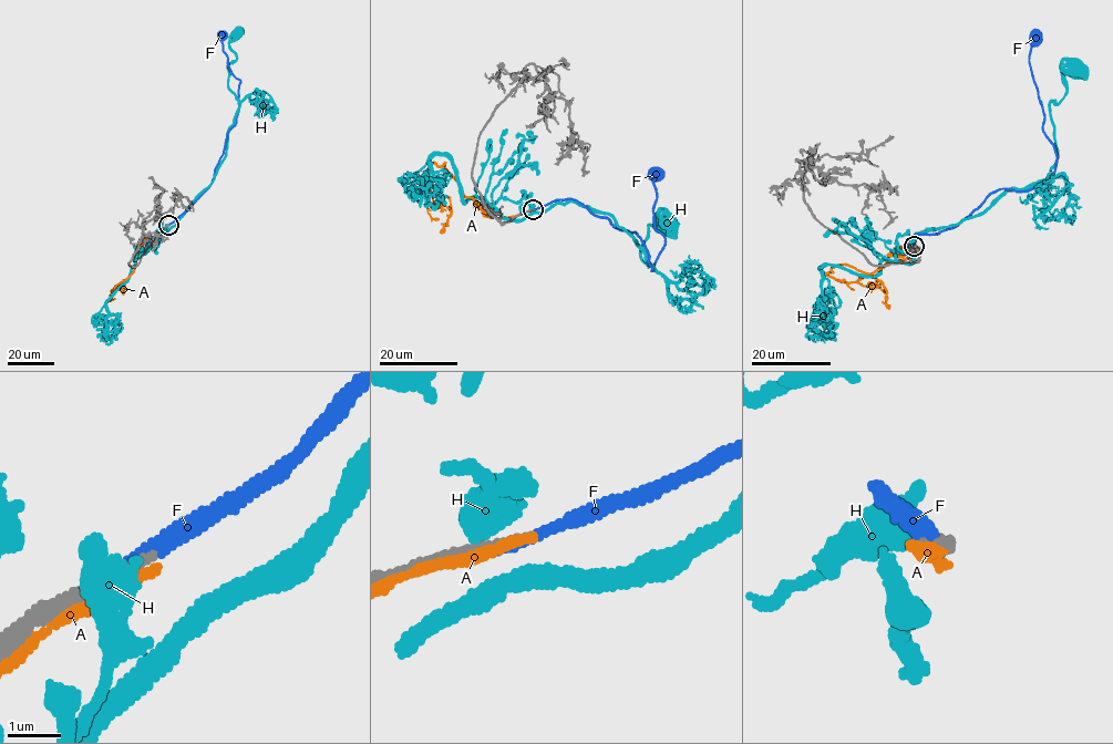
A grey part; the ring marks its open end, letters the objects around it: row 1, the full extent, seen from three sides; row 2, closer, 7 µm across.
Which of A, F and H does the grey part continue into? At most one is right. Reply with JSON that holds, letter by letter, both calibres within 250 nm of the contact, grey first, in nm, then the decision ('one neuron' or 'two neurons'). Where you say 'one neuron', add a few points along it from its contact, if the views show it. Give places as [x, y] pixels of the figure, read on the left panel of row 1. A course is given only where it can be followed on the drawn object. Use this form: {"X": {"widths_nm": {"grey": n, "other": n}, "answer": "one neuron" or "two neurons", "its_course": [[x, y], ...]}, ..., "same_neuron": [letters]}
{"A": {"widths_nm": {"grey": 260, "other": 190}, "answer": "two neurons"}, "F": {"widths_nm": {"grey": 240, "other": 190}, "answer": "one neuron", "its_course": [[167, 225], [210, 184], [228, 133], [236, 121], [240, 80], [228, 66], [222, 35]]}, "H": {"widths_nm": {"grey": 280, "other": 800}, "answer": "two neurons"}, "same_neuron": ["F"]}

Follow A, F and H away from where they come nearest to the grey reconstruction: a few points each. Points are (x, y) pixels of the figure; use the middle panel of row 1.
A: (525, 212), (501, 218), (483, 212), (444, 162), (433, 162), (430, 189), (450, 200), (441, 233)
F: (533, 209), (568, 198), (583, 205), (636, 234), (652, 270), (665, 243), (655, 229), (655, 175)
H: (531, 209), (494, 206), (512, 219), (569, 200), (612, 217), (653, 268), (640, 255), (649, 225), (670, 224)

